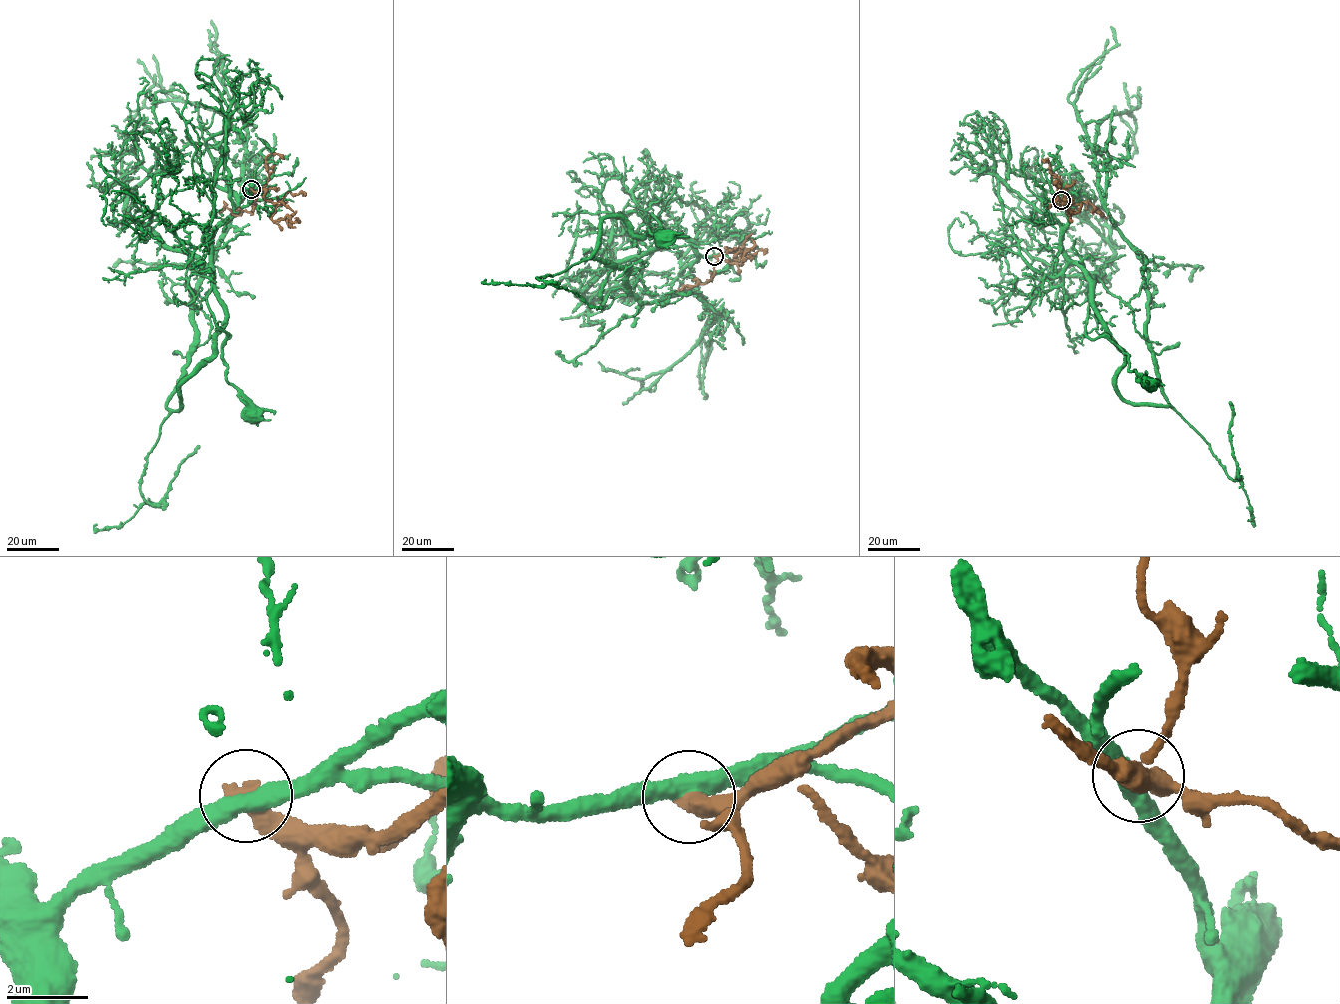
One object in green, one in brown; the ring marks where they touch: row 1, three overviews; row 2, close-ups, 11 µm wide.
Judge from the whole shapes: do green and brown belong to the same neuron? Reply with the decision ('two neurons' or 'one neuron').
two neurons

